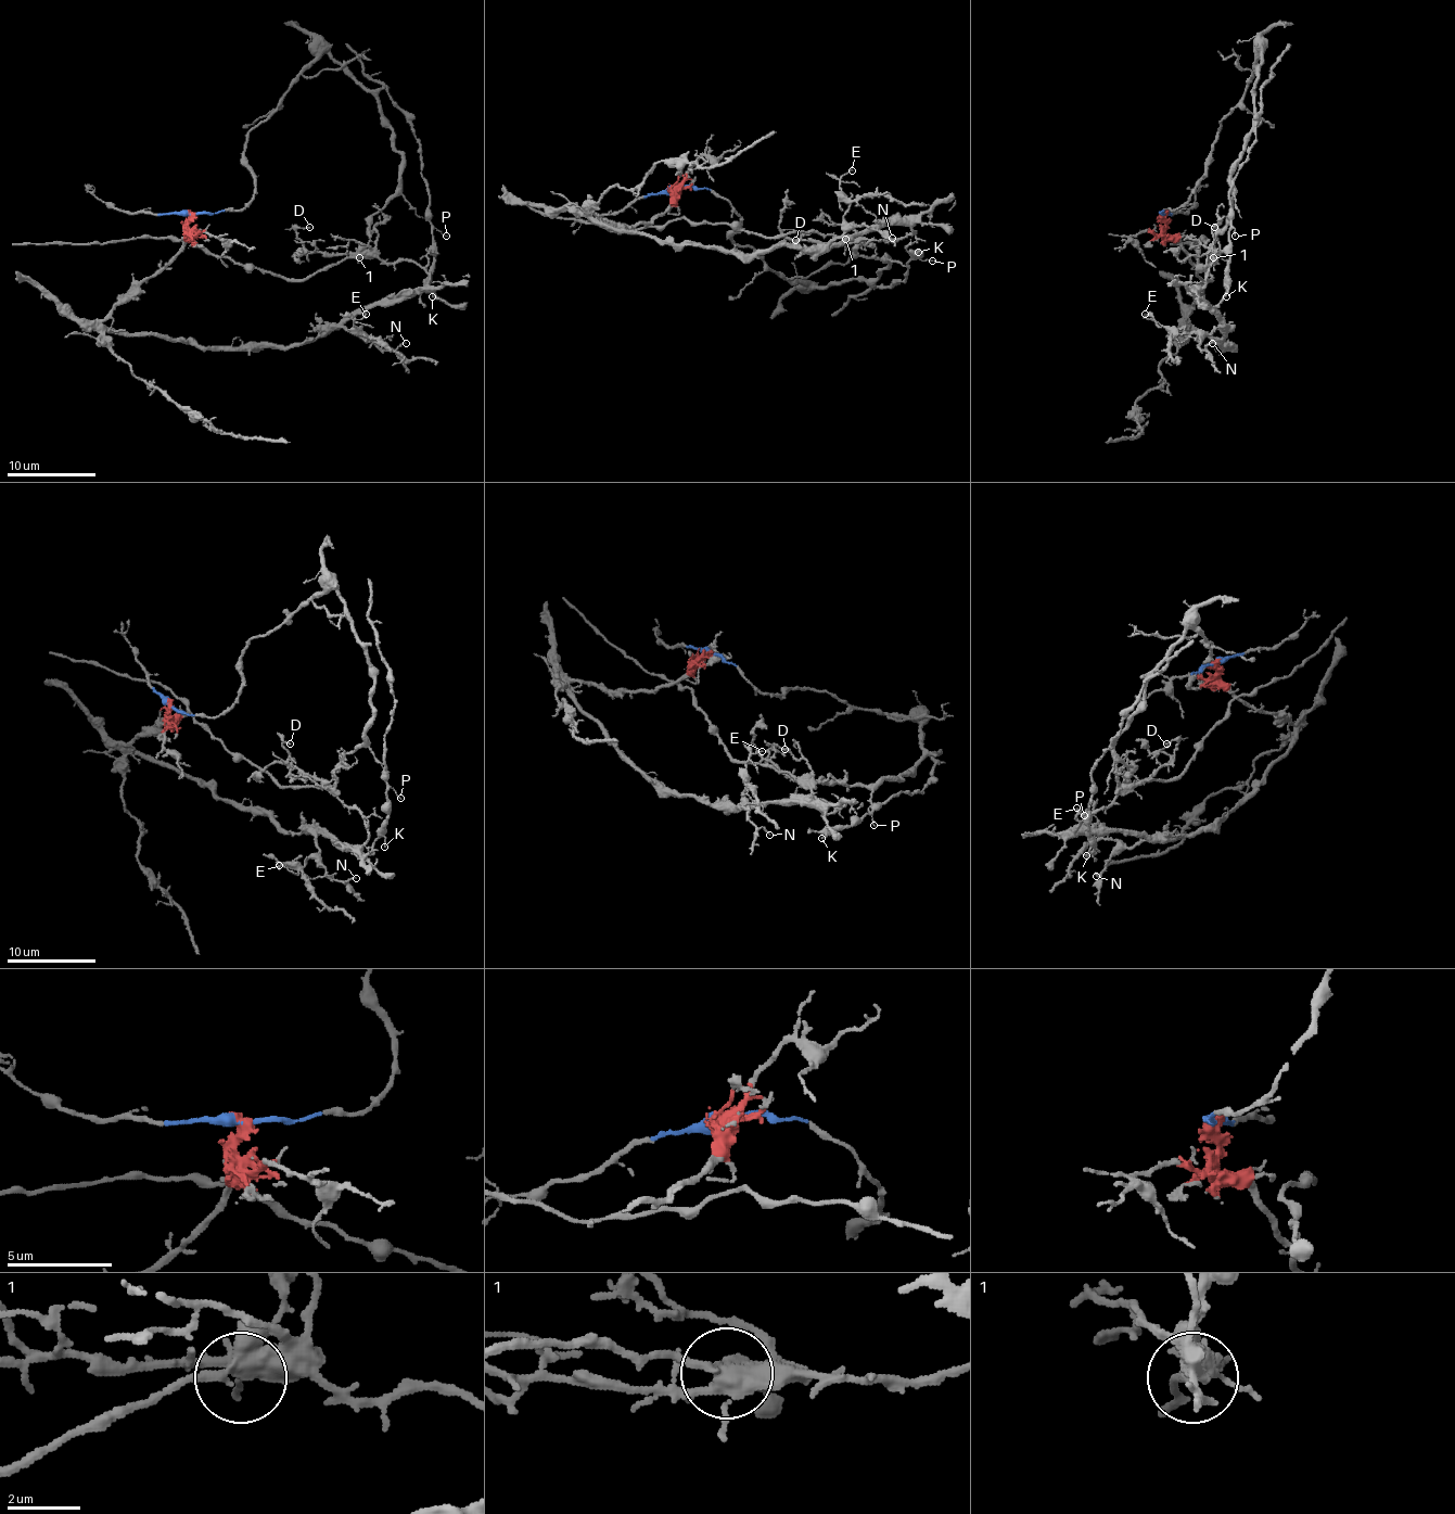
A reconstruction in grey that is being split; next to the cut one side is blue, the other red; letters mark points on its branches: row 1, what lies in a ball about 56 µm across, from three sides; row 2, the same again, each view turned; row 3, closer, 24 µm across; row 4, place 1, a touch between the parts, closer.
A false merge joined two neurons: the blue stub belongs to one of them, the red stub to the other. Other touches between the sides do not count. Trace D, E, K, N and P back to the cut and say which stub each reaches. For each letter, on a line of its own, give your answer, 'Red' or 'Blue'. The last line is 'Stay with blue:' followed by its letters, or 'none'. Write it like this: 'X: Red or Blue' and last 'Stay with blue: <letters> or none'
D: Red
E: Red
K: Blue
N: Red
P: Blue
Stay with blue: K, P

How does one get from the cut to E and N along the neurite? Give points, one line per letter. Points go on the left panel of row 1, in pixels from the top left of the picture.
E: (190, 213), (190, 238), (112, 310), (112, 331), (279, 346), (344, 327), (361, 333), (355, 320), (366, 313)
N: (190, 213), (190, 238), (112, 310), (112, 331), (214, 346), (279, 346), (342, 327), (379, 346), (406, 342)

